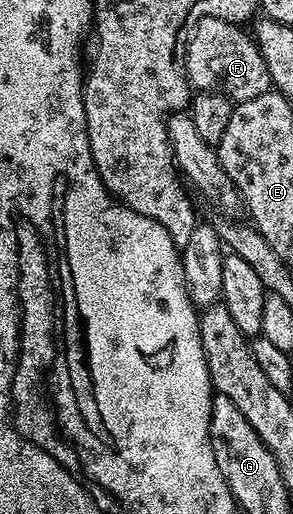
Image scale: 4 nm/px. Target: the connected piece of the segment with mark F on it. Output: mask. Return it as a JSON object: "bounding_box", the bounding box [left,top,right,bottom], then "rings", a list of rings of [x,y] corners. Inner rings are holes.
{"bounding_box":[186,17,272,103],"rings":[[[205,17],[189,30],[186,43],[186,74],[195,90],[213,87],[235,103],[256,99],[256,95],[271,92],[272,86],[264,55],[258,50],[253,36],[242,29],[245,28],[241,24],[232,21]]]}

